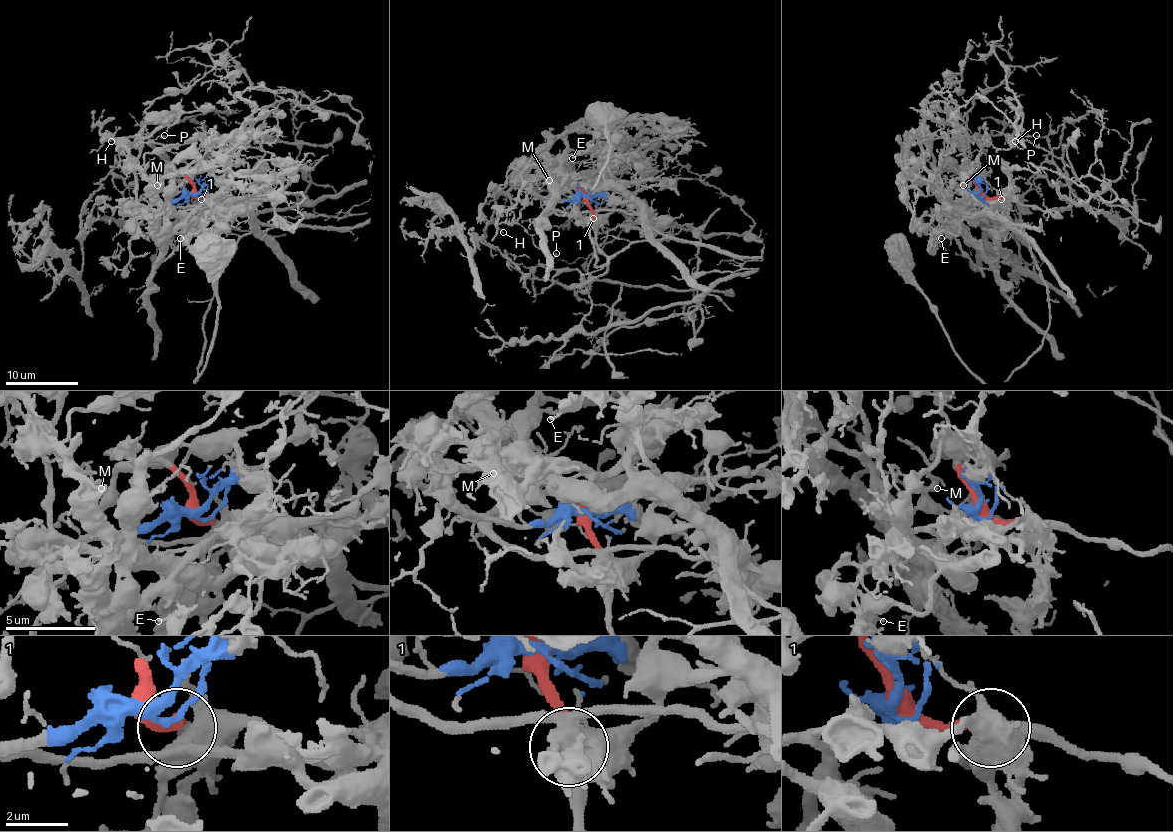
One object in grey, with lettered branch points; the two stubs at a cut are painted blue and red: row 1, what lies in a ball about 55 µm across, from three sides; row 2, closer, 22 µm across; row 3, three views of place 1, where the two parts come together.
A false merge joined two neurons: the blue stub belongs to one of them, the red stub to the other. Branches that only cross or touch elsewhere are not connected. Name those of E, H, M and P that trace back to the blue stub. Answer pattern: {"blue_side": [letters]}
{"blue_side": ["E", "H", "M"]}

